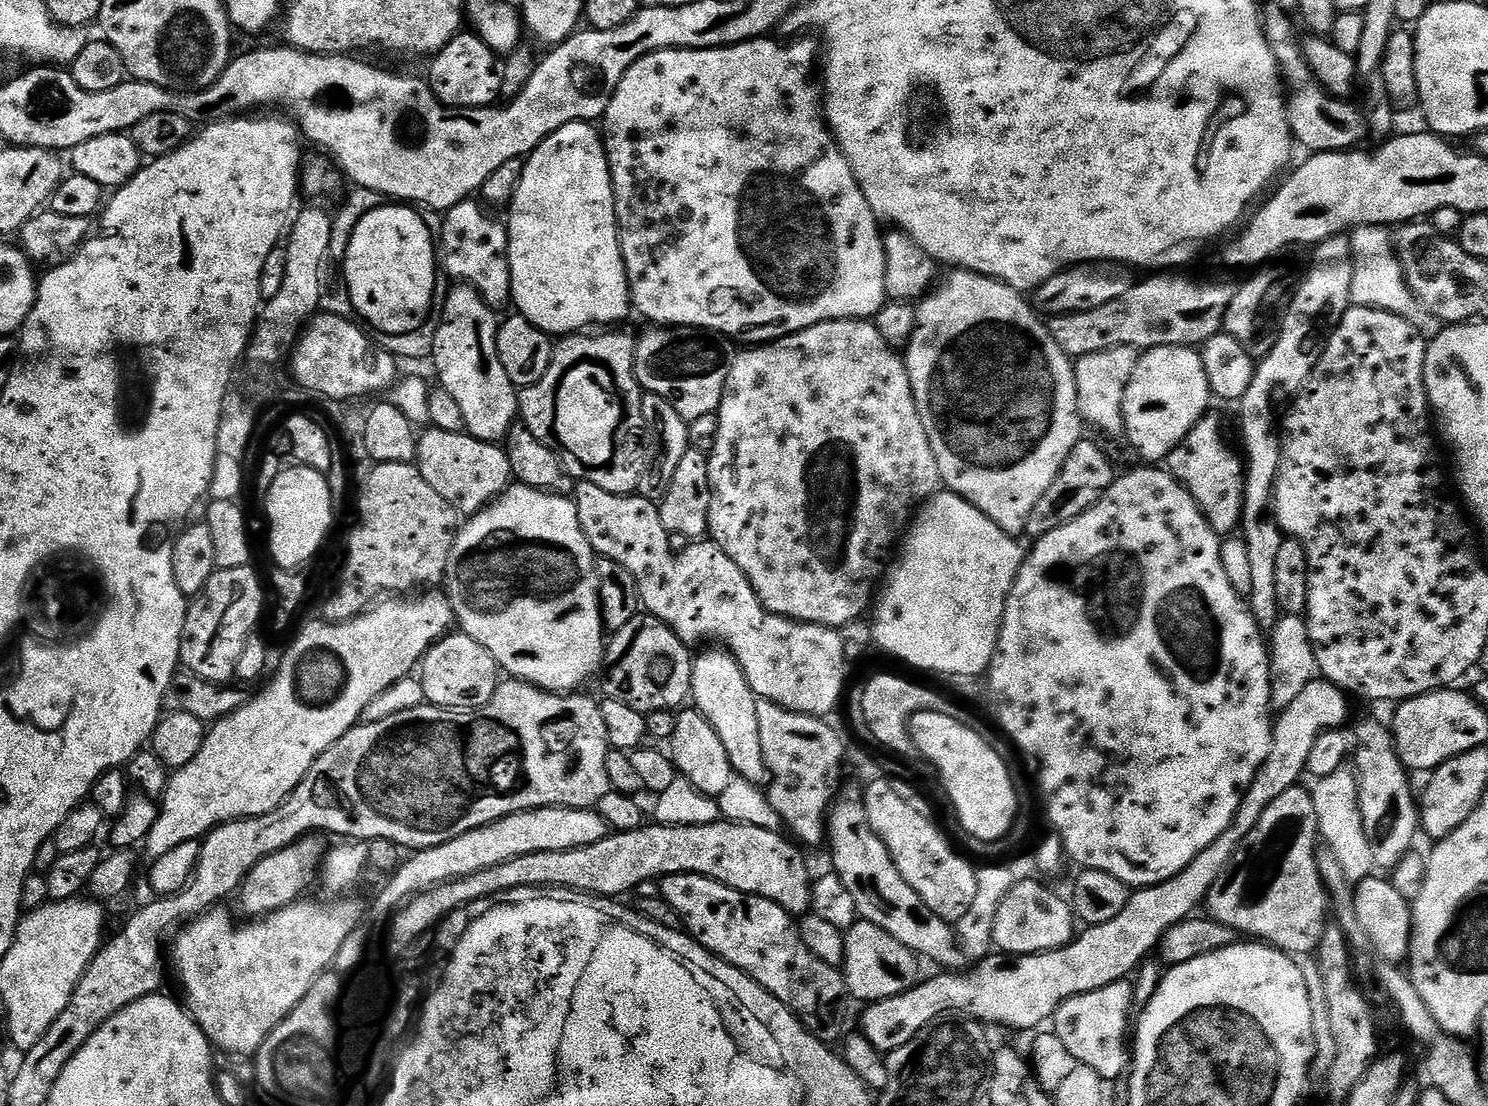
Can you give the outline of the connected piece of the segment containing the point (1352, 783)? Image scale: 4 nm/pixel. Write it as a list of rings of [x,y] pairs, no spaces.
[[[1345,766],[1334,770],[1334,774],[1316,780],[1313,785],[1310,791],[1314,810],[1318,814],[1319,839],[1332,851],[1334,858],[1338,858],[1338,866],[1342,866],[1342,874],[1349,882],[1365,880],[1373,875],[1374,865],[1372,851],[1364,833],[1364,819],[1360,817],[1358,788],[1353,769]]]

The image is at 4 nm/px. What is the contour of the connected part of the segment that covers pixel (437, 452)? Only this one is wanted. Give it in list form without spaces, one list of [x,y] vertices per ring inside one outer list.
[[[431,426],[425,429],[424,433],[419,433],[416,442],[414,463],[420,469],[422,478],[426,478],[430,487],[450,502],[456,513],[475,514],[482,511],[513,483],[510,462],[499,443],[487,444],[485,440],[469,436],[467,431],[451,432]]]

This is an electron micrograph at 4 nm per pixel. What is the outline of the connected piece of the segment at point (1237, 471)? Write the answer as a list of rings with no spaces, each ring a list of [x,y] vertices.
[[[1205,414],[1186,434],[1186,438],[1171,452],[1166,461],[1167,471],[1191,494],[1202,514],[1210,522],[1217,536],[1231,536],[1240,528],[1244,509],[1245,461],[1228,445],[1220,420],[1213,414]]]

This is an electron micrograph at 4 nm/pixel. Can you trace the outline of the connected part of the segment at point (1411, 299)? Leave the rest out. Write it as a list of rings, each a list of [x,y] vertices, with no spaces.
[[[1365,224],[1362,229],[1362,234],[1356,234],[1351,237],[1352,242],[1352,261],[1356,263],[1354,266],[1354,278],[1352,279],[1352,304],[1362,307],[1362,308],[1377,308],[1378,310],[1382,310],[1383,312],[1389,312],[1390,314],[1398,314],[1402,318],[1406,318],[1410,323],[1412,323],[1418,331],[1424,333],[1425,337],[1431,338],[1433,336],[1438,335],[1441,330],[1442,322],[1436,316],[1431,316],[1428,311],[1420,305],[1420,300],[1415,296],[1414,293],[1410,290],[1410,286],[1406,282],[1406,278],[1404,277],[1404,271],[1402,270],[1402,266],[1400,265],[1399,258],[1396,257],[1396,250],[1394,247],[1393,237],[1390,235],[1389,229],[1387,227],[1378,225],[1378,224]]]

